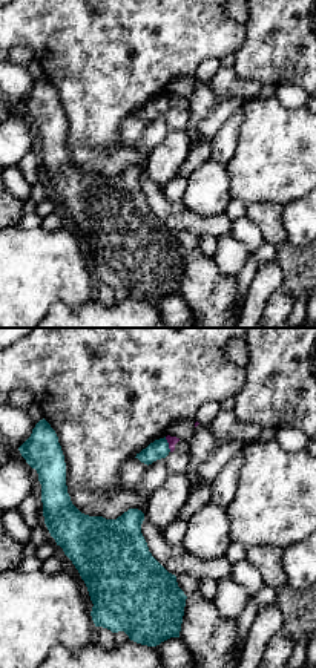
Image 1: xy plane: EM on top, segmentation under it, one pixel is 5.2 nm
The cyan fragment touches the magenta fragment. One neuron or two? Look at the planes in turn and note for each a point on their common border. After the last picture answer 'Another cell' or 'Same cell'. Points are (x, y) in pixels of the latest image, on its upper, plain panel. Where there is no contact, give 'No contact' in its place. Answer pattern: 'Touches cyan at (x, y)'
Touches cyan at (167, 101)

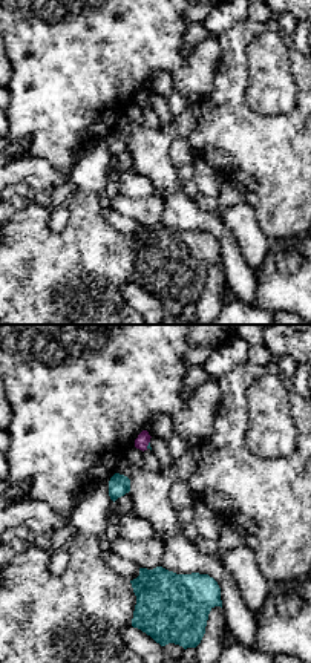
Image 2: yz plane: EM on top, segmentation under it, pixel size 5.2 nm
Touches cyan at (149, 101)

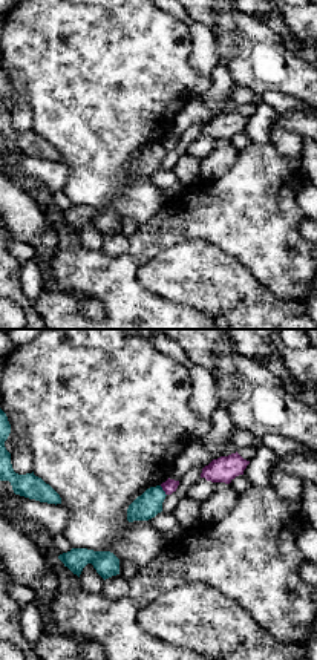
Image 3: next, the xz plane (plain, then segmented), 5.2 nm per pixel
Touches cyan at (163, 147)

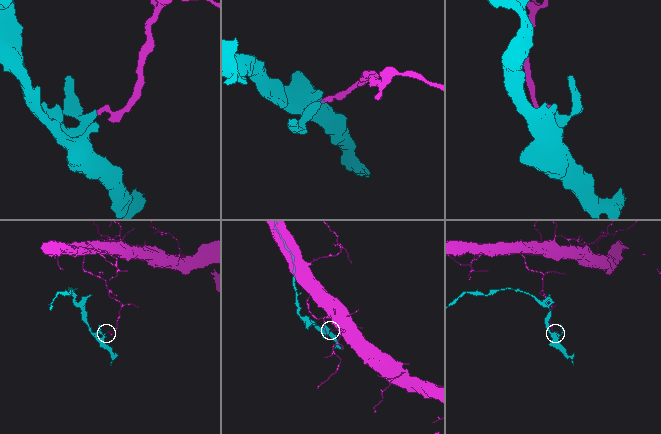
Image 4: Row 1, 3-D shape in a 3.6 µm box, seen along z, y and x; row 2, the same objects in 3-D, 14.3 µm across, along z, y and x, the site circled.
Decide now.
Another cell

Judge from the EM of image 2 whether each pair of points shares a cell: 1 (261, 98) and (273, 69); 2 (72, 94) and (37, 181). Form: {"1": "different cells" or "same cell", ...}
{"1": "same cell", "2": "different cells"}

